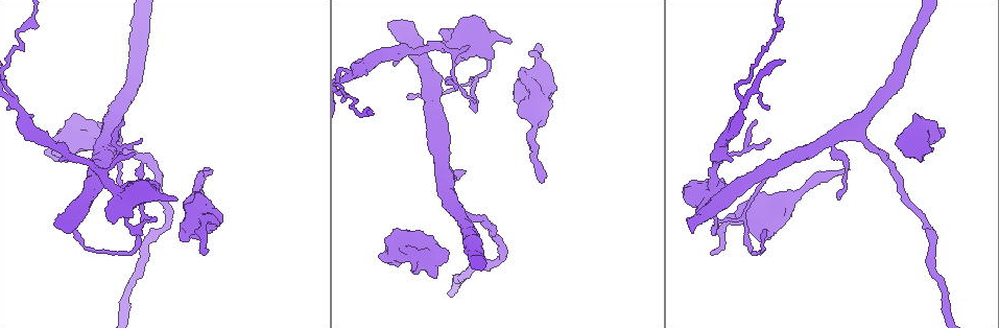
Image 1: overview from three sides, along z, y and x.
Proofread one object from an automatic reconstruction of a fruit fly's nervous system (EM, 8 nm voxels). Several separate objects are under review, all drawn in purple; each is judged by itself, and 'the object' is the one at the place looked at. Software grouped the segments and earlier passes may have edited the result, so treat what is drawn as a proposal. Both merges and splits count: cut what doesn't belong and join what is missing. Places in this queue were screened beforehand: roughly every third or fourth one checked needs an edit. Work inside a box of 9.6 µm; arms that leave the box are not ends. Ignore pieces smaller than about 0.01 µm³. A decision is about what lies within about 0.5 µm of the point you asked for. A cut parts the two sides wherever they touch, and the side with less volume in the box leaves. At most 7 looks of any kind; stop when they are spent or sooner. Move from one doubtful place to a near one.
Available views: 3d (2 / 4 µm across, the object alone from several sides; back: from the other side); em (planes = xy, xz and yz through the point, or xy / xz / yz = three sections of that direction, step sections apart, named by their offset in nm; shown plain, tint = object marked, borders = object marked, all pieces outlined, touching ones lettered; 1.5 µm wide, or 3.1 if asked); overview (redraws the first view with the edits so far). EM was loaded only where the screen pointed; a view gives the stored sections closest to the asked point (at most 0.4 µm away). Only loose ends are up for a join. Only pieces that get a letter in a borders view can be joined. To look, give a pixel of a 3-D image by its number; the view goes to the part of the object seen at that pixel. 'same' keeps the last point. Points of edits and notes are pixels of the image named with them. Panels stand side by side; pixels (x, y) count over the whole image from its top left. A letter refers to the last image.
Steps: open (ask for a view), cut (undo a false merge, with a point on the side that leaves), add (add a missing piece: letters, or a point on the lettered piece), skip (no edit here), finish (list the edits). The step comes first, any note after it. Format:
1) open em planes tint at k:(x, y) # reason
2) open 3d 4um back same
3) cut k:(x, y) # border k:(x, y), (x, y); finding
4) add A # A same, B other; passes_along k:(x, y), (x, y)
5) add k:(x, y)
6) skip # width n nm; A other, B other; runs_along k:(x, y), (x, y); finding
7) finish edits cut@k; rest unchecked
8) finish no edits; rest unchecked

open em planes borders at 1:(401, 25) # stops while still wide

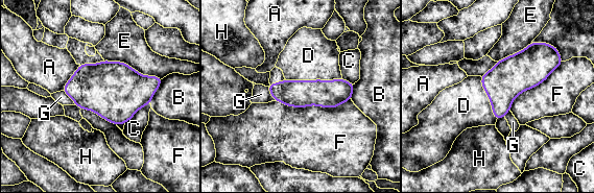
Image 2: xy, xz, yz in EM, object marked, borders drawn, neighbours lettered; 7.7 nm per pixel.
add D # width 220 nm; A other, B other, C other, D same, E other, F other, G other, H other; the neuron continues

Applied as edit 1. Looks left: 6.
open overview # redraw

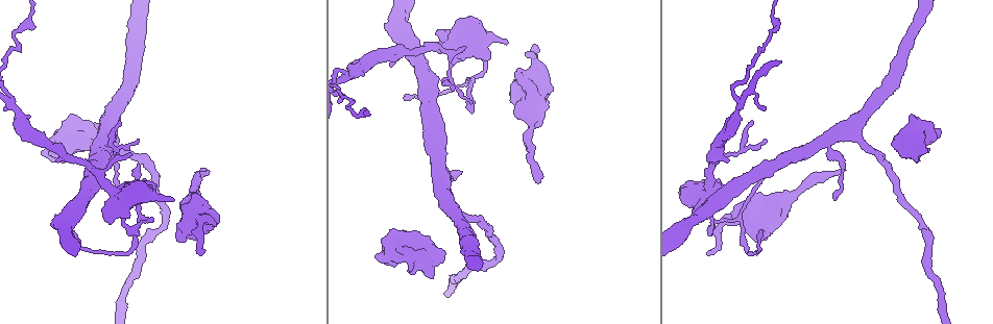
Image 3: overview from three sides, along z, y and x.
open 3d 4um at 3:(533, 45) # free end

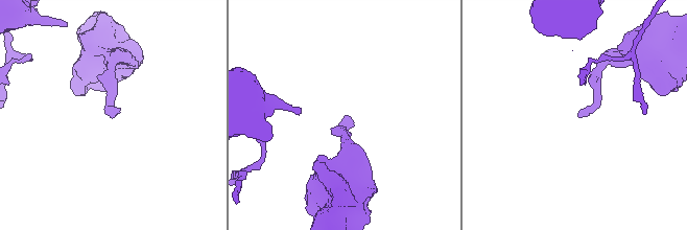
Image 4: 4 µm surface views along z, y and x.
open em planes plain at 4:(578, 117) # now the EM

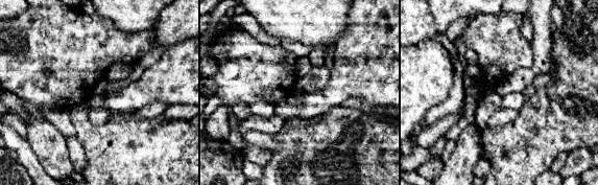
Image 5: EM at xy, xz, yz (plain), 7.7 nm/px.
open em planes borders same

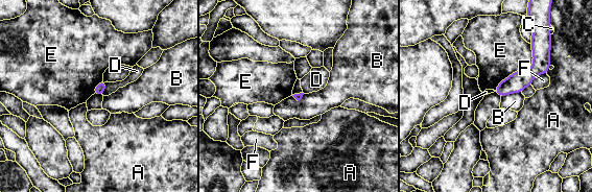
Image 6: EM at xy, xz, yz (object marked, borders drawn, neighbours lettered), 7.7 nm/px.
skip # A other, B other, C other, D other, E other, F other; border 6:(521, 92), (513, 92), (501, 97); no lettered piece goes on from it

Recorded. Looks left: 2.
finish edits add@2; rest unchecked

